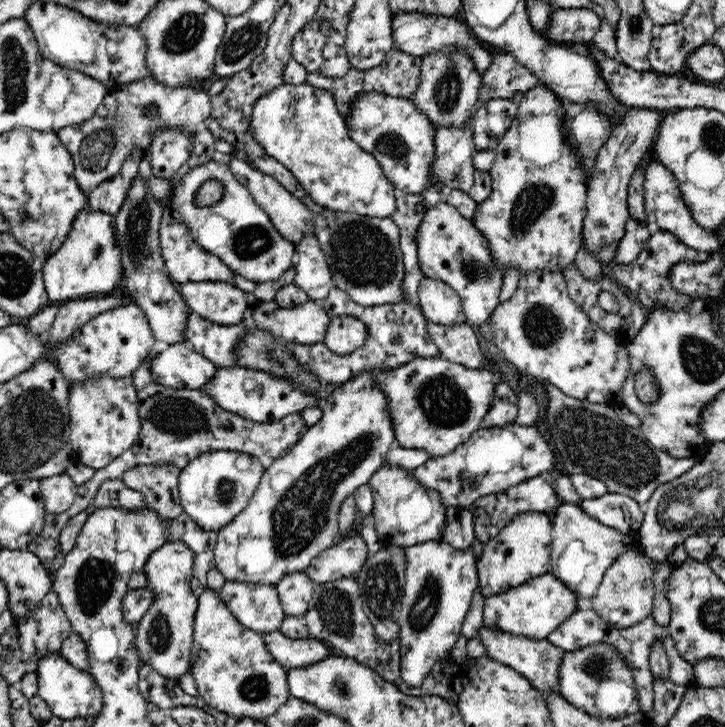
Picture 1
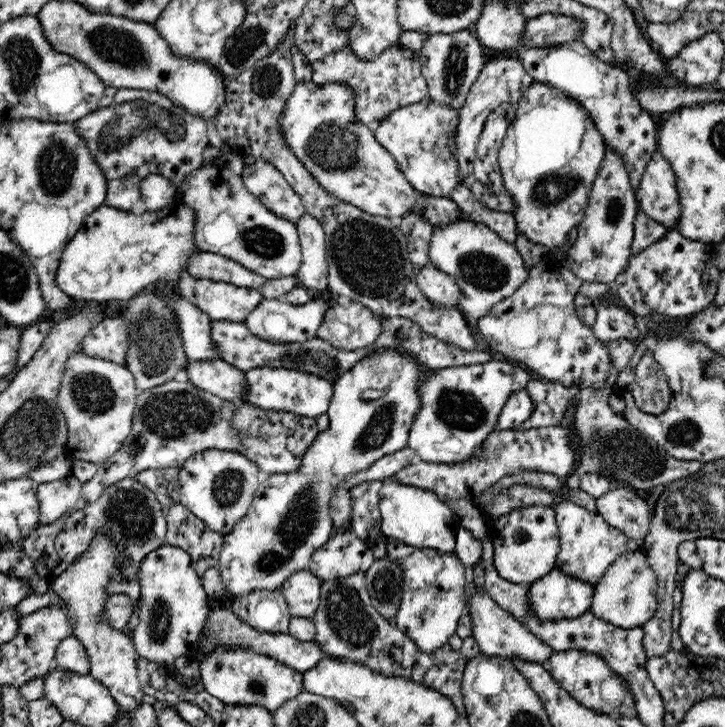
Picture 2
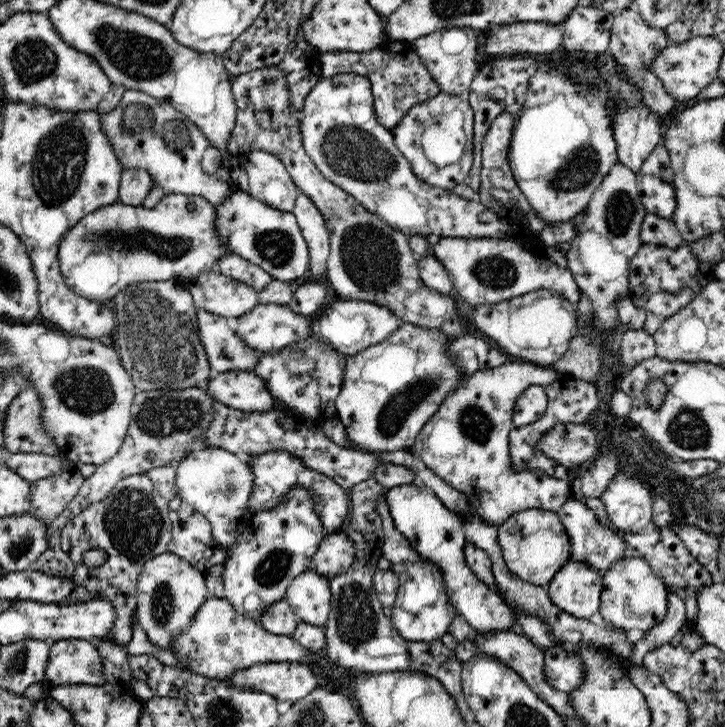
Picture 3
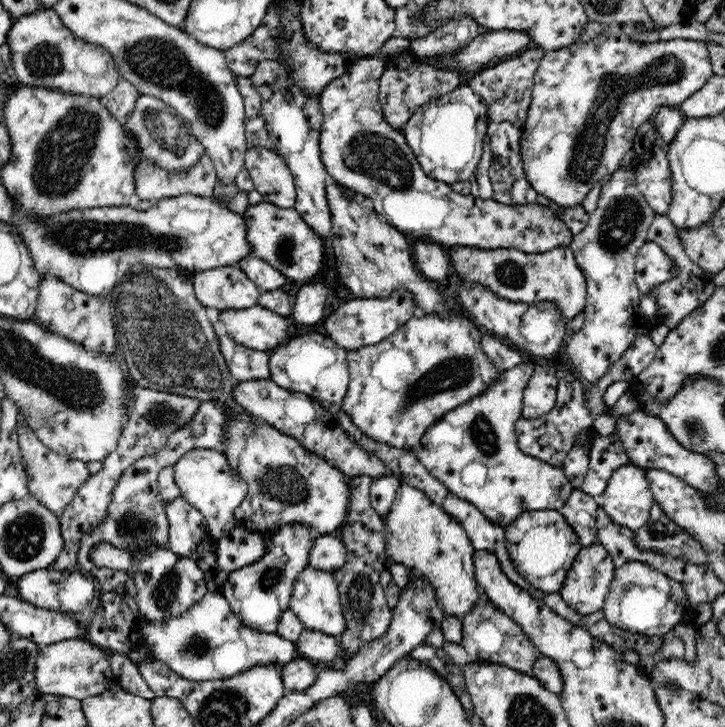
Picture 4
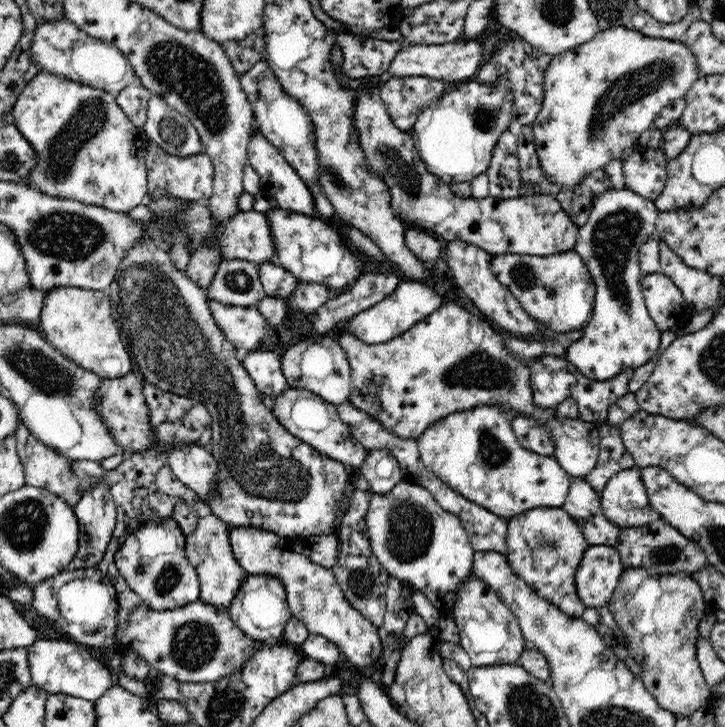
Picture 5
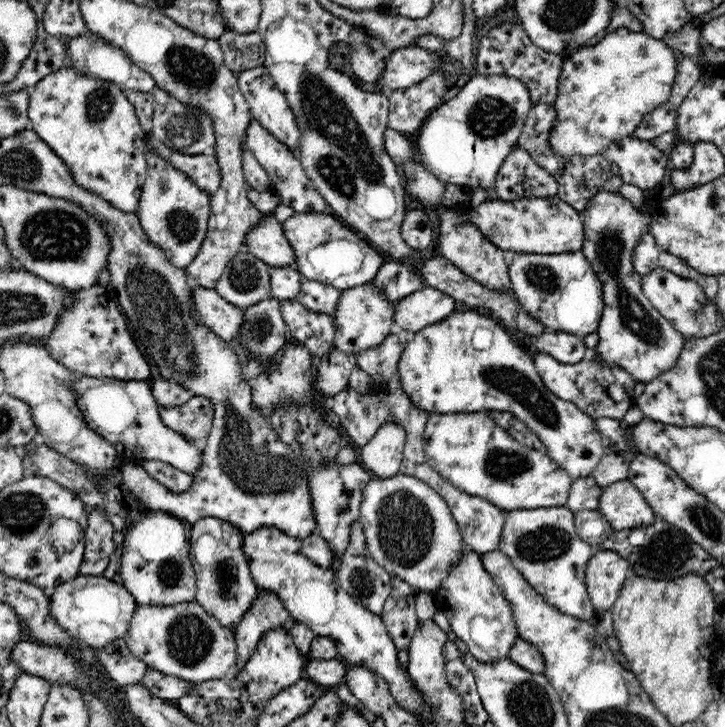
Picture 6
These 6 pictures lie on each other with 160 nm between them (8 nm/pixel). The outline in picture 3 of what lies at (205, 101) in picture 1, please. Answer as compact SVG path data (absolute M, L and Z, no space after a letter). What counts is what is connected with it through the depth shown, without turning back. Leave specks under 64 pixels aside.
M126 89L118 106L110 113L100 114L102 131L108 138L116 159L123 170L146 170L167 194L185 194L204 197L208 202L224 202L226 196L238 188L233 184L230 169L221 167L214 175L207 175L202 169L203 152L209 146L208 139L200 127L190 122L190 118L175 110L166 100L153 98L140 90Z

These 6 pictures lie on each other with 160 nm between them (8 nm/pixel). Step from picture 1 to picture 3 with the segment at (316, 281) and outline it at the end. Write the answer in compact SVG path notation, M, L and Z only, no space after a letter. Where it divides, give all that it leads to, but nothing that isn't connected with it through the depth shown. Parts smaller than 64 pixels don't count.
M300 192L295 203L293 213L309 254L307 268L316 282L320 277L326 276L327 260L331 251L326 219L304 193Z

